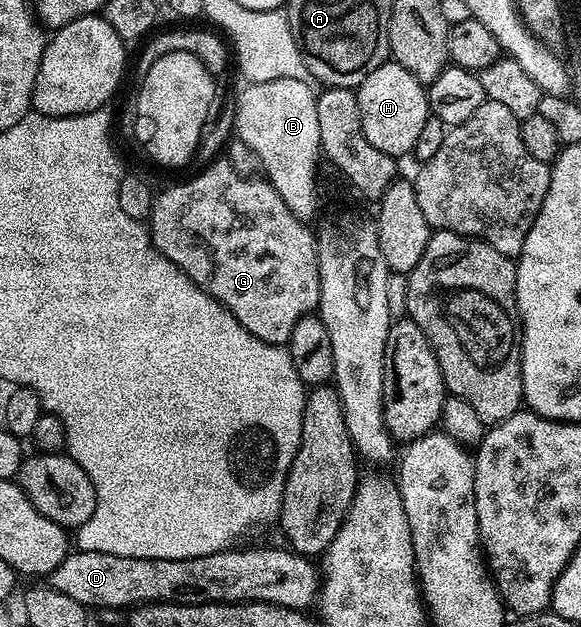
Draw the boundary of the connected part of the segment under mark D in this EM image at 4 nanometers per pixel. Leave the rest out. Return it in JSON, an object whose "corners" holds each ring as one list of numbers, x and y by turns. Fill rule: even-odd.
{"corners":[[248,547,245,551,225,549,182,559,139,559,76,549,64,558,58,569,52,571,50,585,58,593,66,593,66,597,71,597,89,609,131,609,142,603,273,603,279,607,304,611,311,603,313,606,317,602,322,582,321,572,317,564,316,567,312,564,315,562,311,558,281,547]]}

